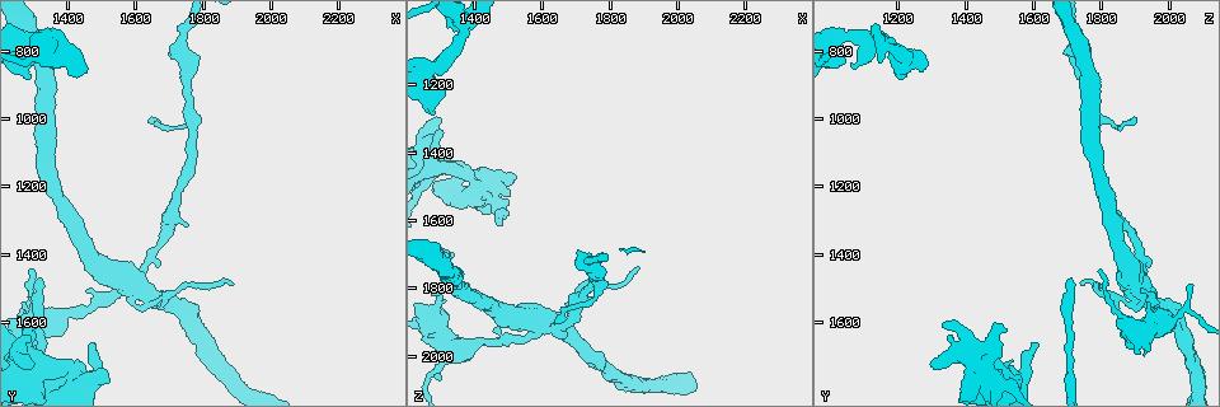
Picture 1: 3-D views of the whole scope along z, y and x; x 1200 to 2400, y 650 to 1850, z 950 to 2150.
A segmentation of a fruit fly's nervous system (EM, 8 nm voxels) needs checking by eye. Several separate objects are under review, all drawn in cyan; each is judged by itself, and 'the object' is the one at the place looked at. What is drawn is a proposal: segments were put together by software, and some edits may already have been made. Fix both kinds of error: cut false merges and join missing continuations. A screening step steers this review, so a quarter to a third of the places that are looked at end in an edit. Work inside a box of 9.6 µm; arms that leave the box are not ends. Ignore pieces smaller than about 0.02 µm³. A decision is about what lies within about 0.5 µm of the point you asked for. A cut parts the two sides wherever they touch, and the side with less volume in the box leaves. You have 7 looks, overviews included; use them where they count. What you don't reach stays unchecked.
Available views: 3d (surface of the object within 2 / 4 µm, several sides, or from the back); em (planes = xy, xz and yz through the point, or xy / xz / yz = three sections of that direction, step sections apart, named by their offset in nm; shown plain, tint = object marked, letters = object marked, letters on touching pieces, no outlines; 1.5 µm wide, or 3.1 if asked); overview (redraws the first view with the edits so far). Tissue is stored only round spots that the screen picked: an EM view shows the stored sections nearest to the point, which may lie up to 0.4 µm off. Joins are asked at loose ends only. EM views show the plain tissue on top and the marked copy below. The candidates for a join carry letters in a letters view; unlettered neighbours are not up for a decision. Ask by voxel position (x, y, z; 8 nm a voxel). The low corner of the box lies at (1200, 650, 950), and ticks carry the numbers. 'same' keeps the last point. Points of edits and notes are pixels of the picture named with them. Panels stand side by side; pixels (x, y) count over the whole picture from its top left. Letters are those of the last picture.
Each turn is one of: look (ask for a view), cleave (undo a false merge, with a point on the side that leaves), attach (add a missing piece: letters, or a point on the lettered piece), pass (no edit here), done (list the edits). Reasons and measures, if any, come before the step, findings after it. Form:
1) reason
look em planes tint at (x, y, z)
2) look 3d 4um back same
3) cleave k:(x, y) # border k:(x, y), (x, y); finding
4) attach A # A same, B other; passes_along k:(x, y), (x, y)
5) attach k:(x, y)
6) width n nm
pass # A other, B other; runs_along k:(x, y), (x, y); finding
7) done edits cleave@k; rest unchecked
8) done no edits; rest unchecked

an open end
look em xy step 4 letters at (1300, 1610, 1330)

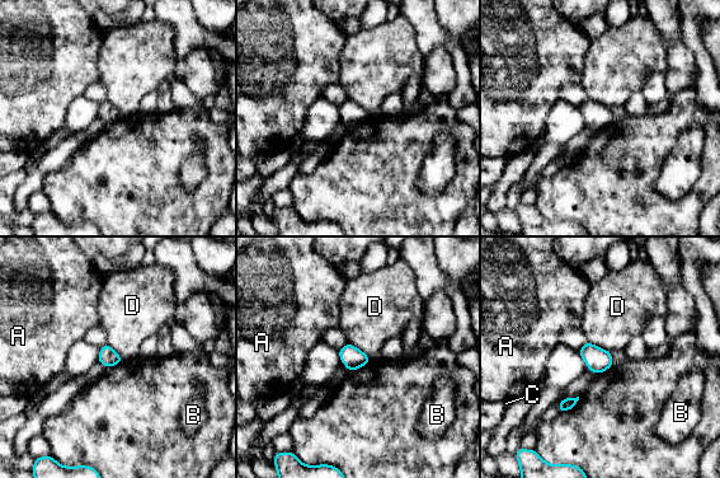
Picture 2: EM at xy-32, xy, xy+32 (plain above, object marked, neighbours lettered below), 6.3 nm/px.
look em xz step 8 letters same

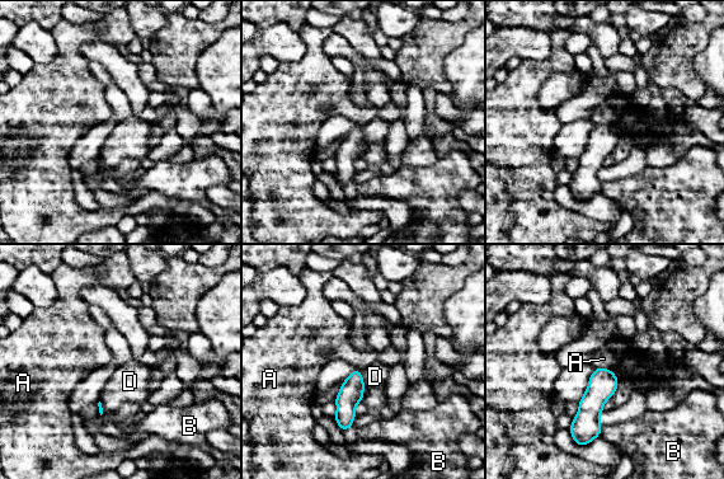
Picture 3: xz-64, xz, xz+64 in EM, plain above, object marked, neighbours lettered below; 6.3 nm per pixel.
pass # A other, B other, D other; border 3:(597, 366), (611, 370); no lettered piece goes on from it

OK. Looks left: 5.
two arms at a narrow angle
look 3d 4um at (1420, 1750, 1510)

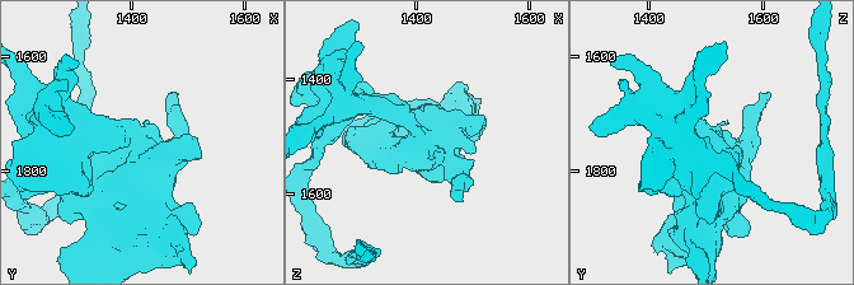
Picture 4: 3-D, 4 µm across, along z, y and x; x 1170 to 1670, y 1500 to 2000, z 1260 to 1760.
look em xy step 8 tint at (1410, 1755, 1510)

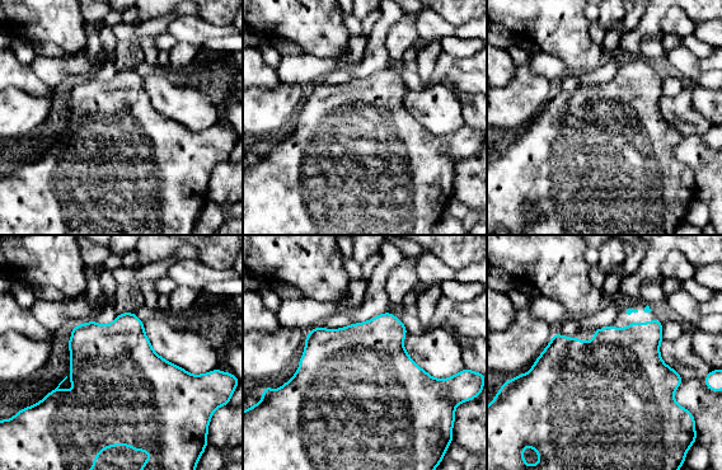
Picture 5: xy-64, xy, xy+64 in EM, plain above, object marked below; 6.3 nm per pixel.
cut it another way
look em planes letters same

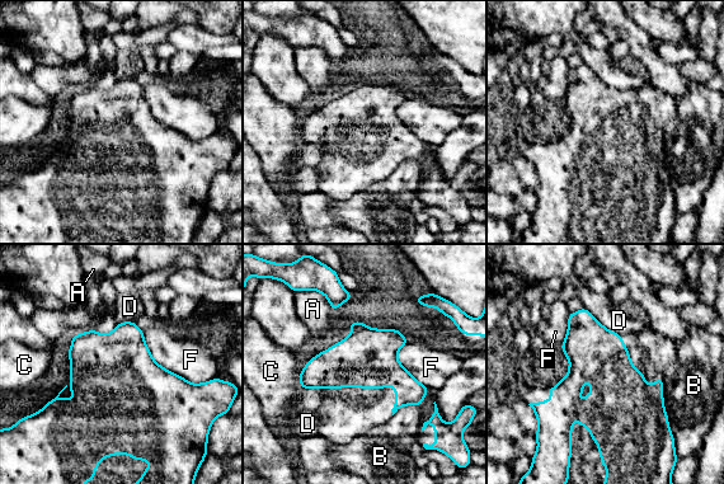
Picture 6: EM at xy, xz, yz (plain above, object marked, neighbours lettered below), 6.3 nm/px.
longest_contact F 550 nm
pass # A other, B other, C other, D other, F other; border 6:(142, 330), (161, 366), (207, 381); one cell here

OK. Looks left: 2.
free end
look em planes letters at (1320, 1460, 1700)

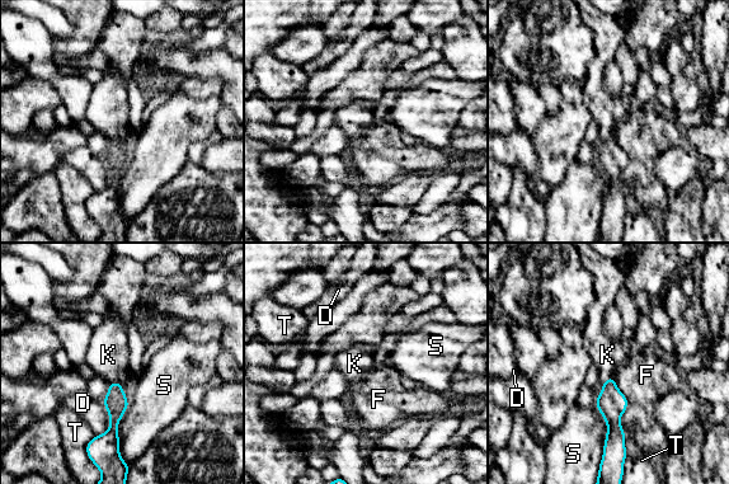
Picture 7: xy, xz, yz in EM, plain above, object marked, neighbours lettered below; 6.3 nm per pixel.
attach K # D other, F other, K same, S other, T other; passes_along 7:(116, 403), (114, 383), (108, 355); the cell continues

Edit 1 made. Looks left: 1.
done edits attach@7; rest unchecked

